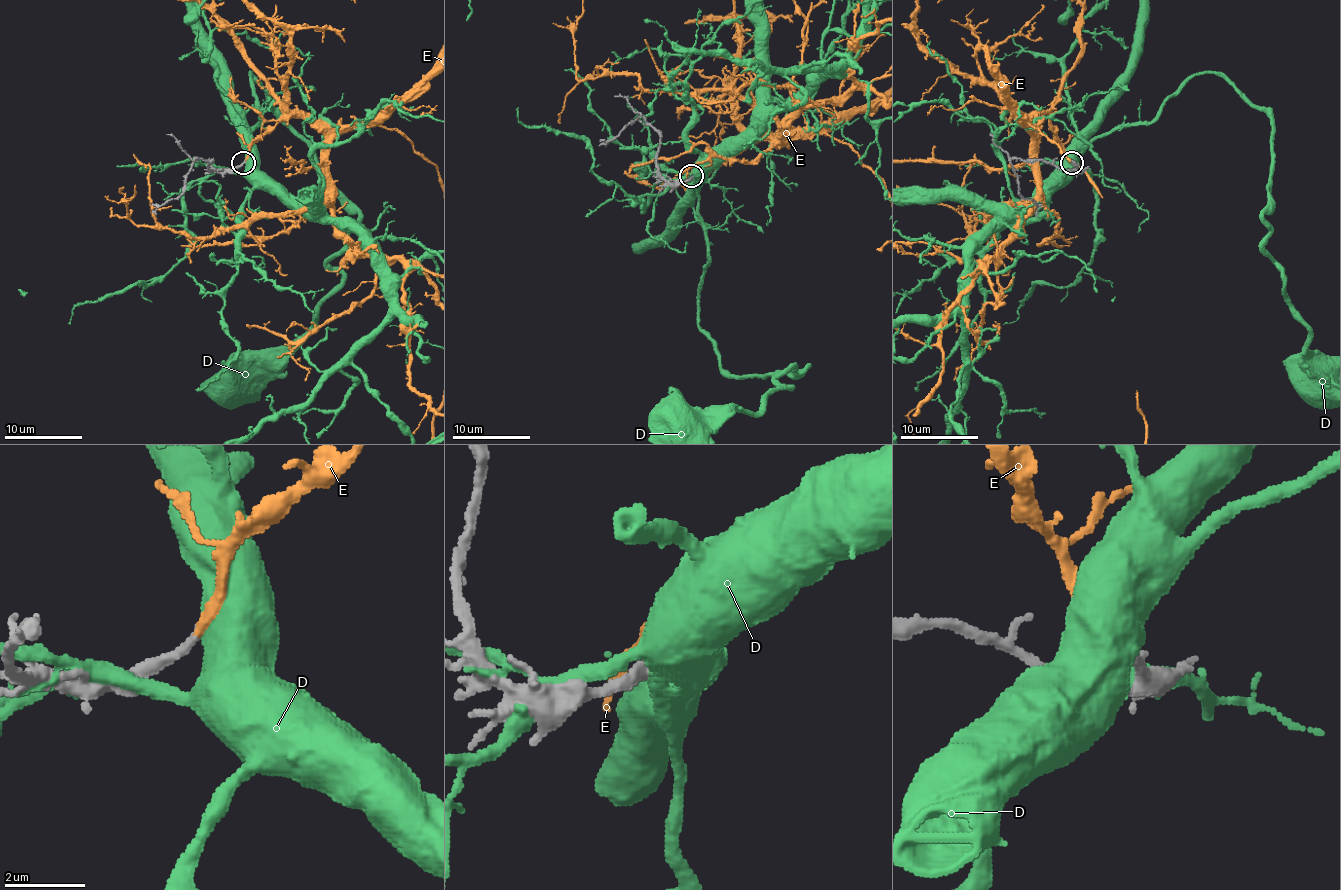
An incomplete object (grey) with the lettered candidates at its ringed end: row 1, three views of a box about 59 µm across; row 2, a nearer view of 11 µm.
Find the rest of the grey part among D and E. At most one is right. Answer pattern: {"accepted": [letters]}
{"accepted": ["E"]}

